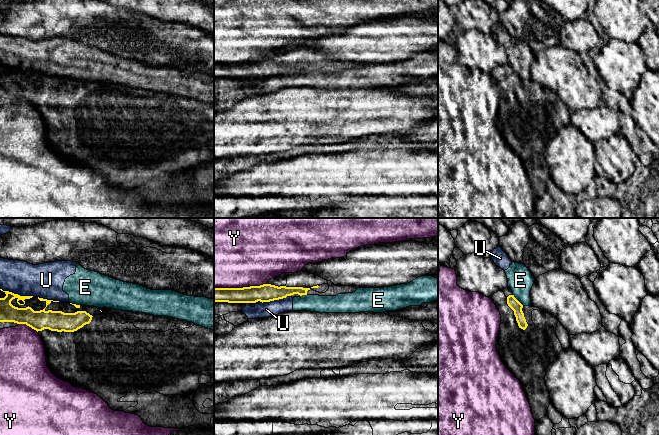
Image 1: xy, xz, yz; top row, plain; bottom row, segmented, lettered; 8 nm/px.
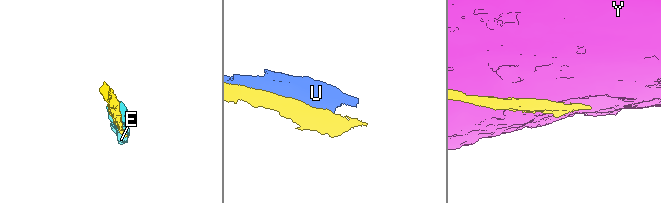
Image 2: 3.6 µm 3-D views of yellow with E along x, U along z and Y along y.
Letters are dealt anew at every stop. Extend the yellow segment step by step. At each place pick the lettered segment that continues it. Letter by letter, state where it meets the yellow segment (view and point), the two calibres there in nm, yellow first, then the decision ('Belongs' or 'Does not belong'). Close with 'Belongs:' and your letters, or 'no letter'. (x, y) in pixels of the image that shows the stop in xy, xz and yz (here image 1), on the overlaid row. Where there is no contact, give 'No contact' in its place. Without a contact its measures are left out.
E: Touches yellow at yz (517, 300). Thickness 90 nm (yellow) against 200 nm. Does not belong
U: Touches yellow at xy (17, 294). Thickness 140 nm (yellow) against 280 nm. Does not belong
Y: Touches yellow at xz (240, 288). Thickness 140 nm (yellow) against 480 nm. Does not belong
Belongs: no letter

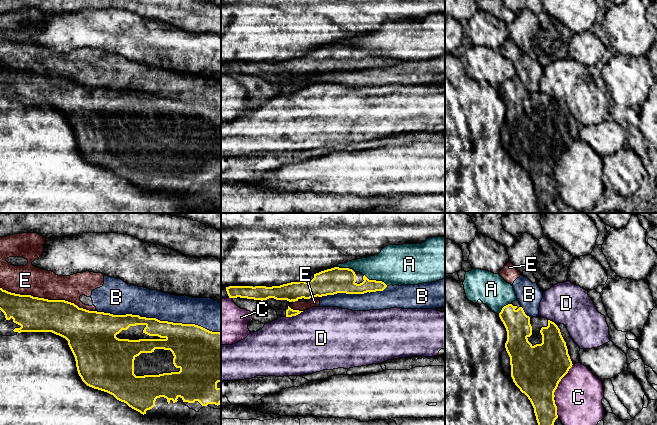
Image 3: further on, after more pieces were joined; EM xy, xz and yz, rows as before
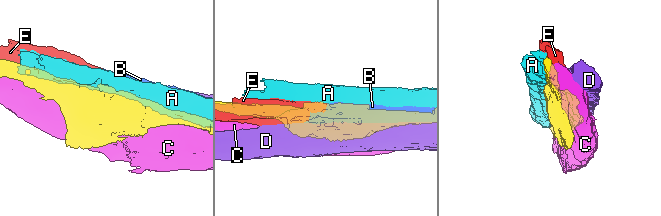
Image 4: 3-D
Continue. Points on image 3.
A: Touches yellow at xz (375, 280). Thickness 180 nm (yellow) against 320 nm. Does not belong
B: Touches yellow at xy (157, 319). Thickness 260 nm (yellow) against 220 nm. Does not belong
C: Touches yellow at yz (555, 389). Thickness 400 nm (yellow) against 380 nm. Does not belong
D: Touches yellow at xz (294, 315). Thickness 70 nm (yellow) against 480 nm. Does not belong
E: Touches yellow at xy (47, 299). Thickness 280 nm (yellow) against 240 nm. Does not belong
Belongs: no letter

